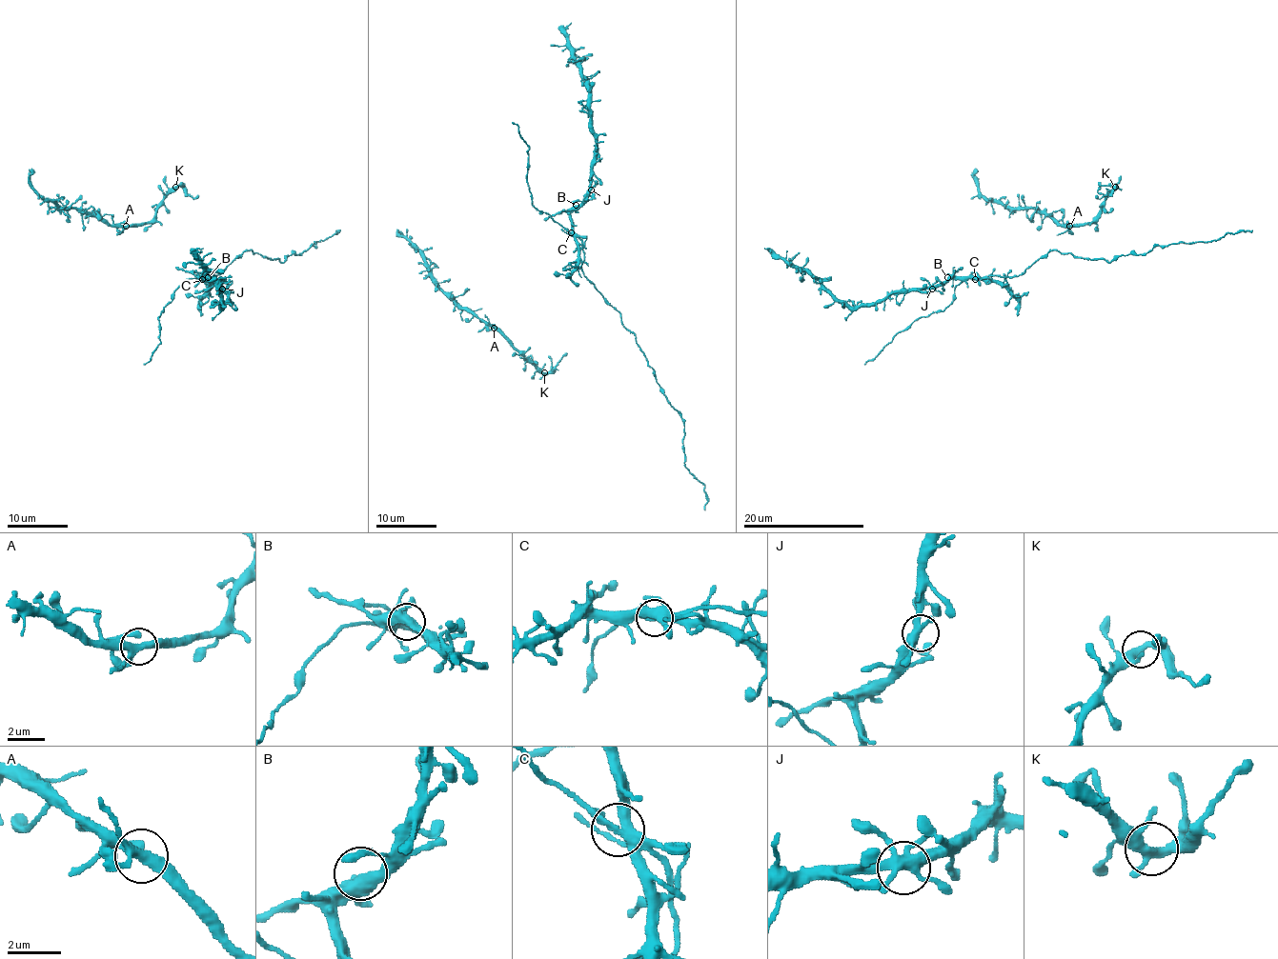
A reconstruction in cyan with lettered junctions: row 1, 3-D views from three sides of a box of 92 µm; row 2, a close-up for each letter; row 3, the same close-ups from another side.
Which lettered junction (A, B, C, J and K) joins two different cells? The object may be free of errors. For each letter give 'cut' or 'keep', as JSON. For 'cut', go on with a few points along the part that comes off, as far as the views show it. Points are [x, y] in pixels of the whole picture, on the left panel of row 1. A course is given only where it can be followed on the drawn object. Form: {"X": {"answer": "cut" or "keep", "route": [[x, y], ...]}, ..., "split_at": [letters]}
{"A": {"answer": "keep"}, "B": {"answer": "keep"}, "C": {"answer": "keep"}, "J": {"answer": "keep"}, "K": {"answer": "keep"}, "split_at": []}

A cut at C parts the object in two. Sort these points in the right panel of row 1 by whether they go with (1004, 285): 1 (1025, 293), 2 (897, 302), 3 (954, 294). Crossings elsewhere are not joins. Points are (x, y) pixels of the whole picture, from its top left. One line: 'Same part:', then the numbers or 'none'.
Same part: 1, 2

